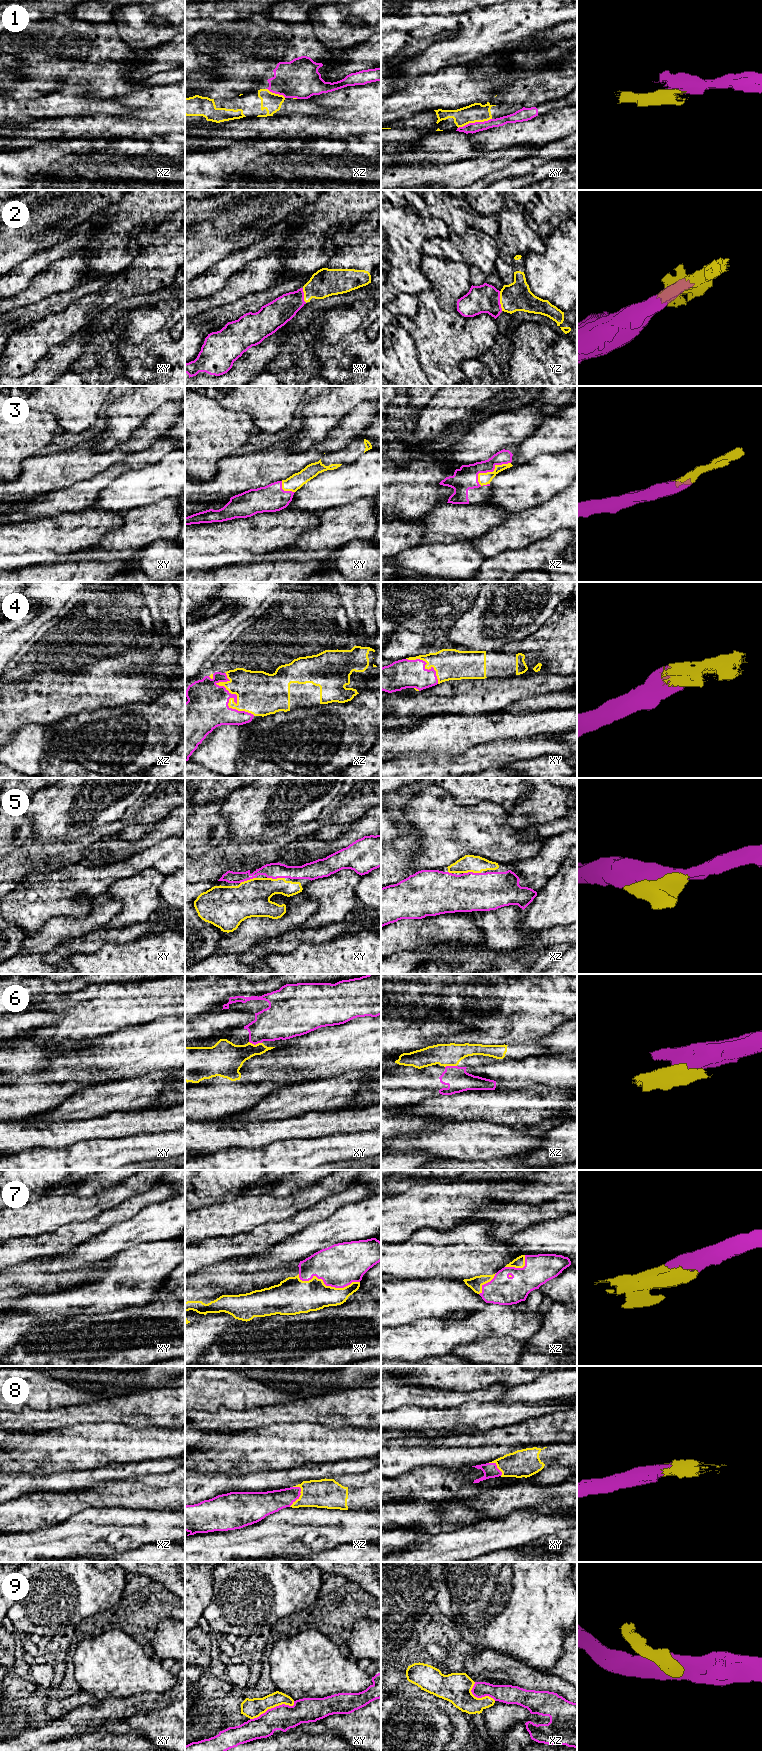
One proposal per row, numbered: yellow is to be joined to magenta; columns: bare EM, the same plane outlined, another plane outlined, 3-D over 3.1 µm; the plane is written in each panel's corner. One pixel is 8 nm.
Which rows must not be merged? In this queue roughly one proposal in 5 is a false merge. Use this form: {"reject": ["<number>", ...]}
{"reject": ["1", "6", "9"]}

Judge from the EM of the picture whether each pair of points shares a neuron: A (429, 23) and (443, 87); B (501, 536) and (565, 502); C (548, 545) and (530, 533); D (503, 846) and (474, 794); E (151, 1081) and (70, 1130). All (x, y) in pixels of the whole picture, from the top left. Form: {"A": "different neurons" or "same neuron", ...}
{"A": "different neurons", "B": "same neuron", "C": "different neurons", "D": "different neurons", "E": "different neurons"}

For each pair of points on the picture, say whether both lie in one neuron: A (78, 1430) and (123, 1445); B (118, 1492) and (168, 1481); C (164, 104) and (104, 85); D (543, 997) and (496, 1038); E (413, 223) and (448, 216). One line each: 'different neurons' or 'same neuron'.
A: same neuron
B: different neurons
C: different neurons
D: same neuron
E: different neurons

